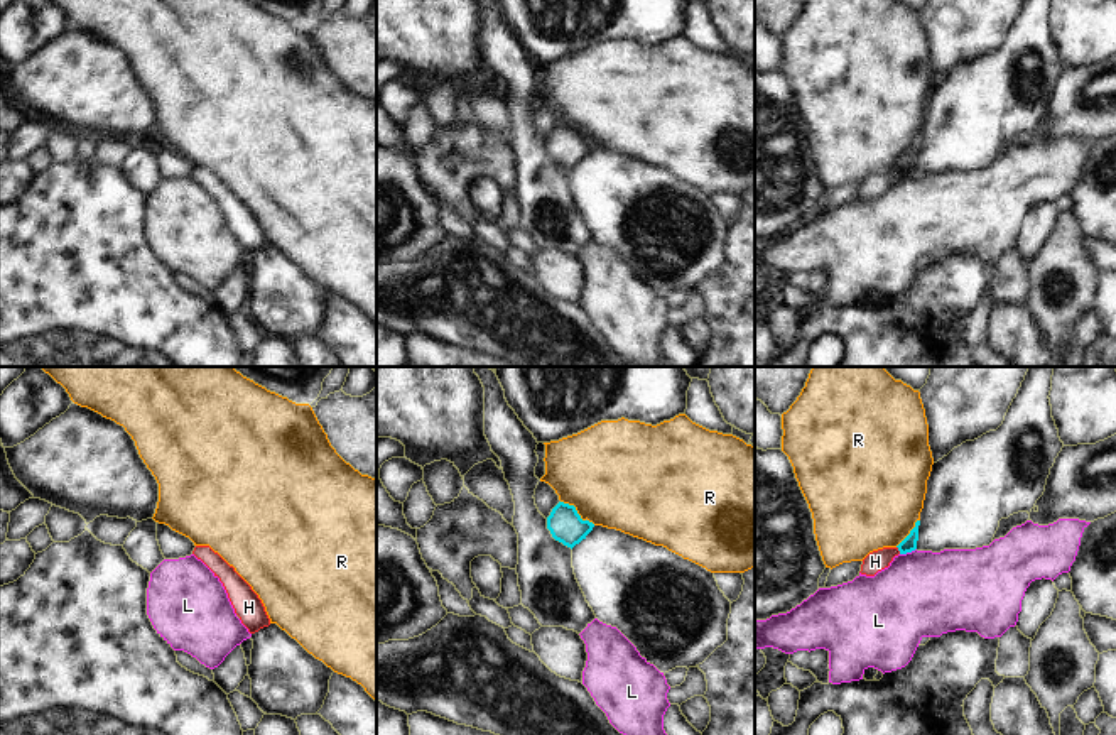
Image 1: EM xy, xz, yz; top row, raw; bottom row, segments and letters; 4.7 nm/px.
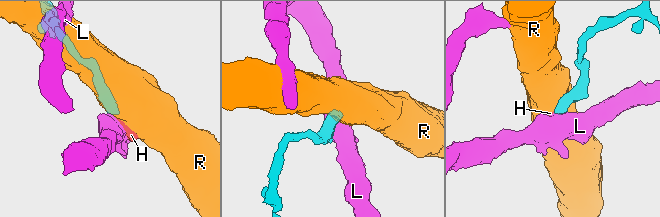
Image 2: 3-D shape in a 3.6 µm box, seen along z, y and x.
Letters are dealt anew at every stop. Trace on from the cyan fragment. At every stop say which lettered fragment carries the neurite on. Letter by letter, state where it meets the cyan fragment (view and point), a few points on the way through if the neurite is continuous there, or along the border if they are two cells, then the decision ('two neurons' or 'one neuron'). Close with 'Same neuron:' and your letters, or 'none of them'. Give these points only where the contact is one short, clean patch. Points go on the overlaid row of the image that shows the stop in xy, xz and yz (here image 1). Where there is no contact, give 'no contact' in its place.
H: contact yz (899, 549); way yz (909, 544), (899, 549), (875, 561); one neuron
L: contact yz (907, 551); border yz (915, 548), (900, 555); two neurons
R: contact xz (574, 507); border xz (561, 500), (573, 506), (585, 521); two neurons
Same neuron: H

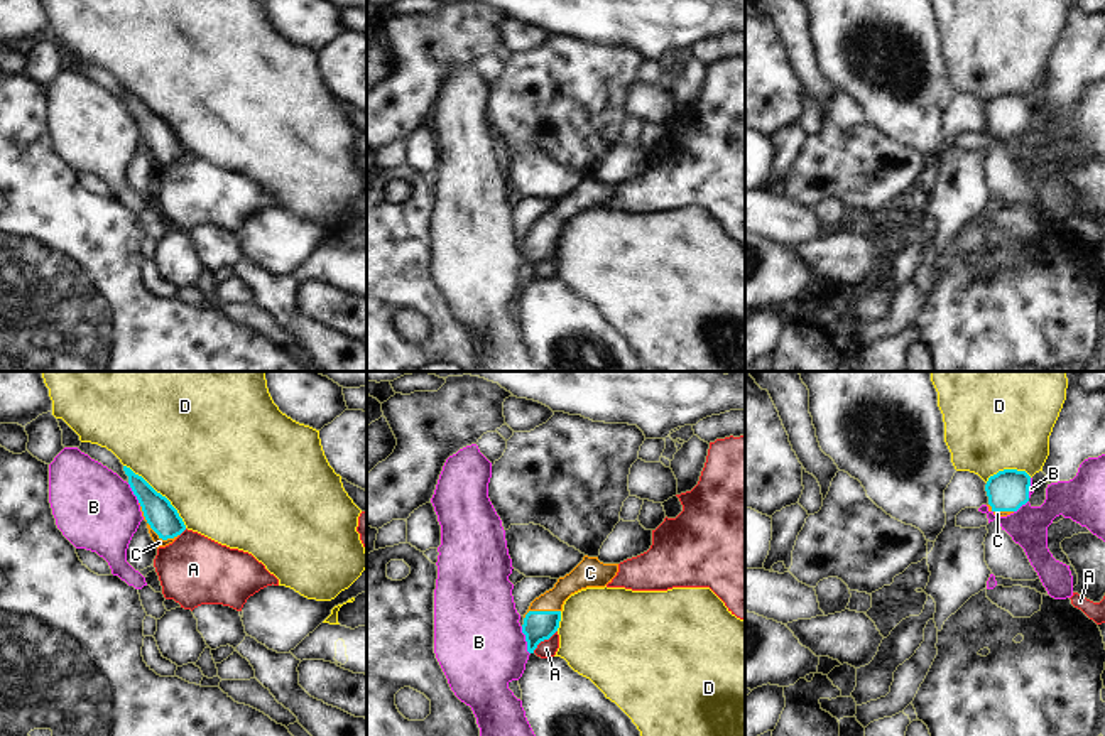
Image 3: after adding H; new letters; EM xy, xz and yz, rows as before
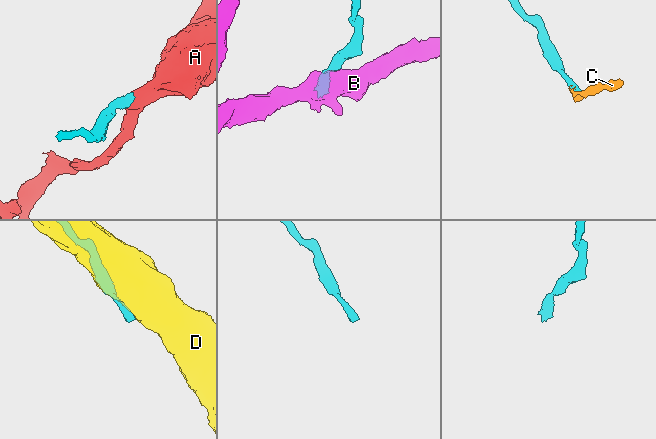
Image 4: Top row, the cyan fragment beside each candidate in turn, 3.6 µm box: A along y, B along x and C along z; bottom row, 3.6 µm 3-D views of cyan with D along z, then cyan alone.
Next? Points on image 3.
A: contact xz (543, 640); border xz (556, 630), (533, 652); two neurons
B: contact xz (526, 640); two neurons
C: contact xy (152, 529); way xy (161, 515), (161, 520), (152, 529), (159, 535), (159, 542); one neuron
D: contact xy (159, 493); two neurons
Same neuron: C

